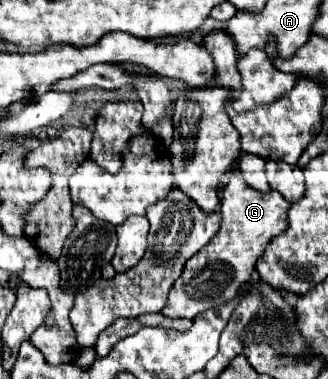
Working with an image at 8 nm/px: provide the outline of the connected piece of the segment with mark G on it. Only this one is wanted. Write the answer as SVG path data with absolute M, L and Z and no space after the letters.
M234 174L222 190L222 222L216 238L186 262L182 276L170 290L162 314L172 318L194 318L208 308L234 300L238 290L248 282L248 278L252 278L254 264L266 250L268 242L288 228L288 208L290 202L280 192L252 190L244 184L240 174Z

